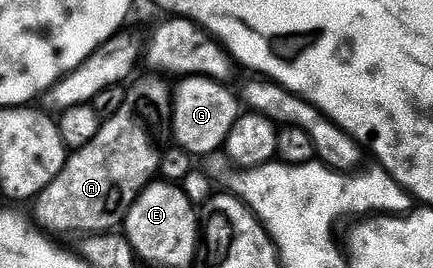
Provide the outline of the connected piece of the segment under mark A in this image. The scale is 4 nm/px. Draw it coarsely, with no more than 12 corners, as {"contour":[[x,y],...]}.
{"contour":[[161,75],[67,155],[33,201],[47,233],[115,231],[159,175]]}

